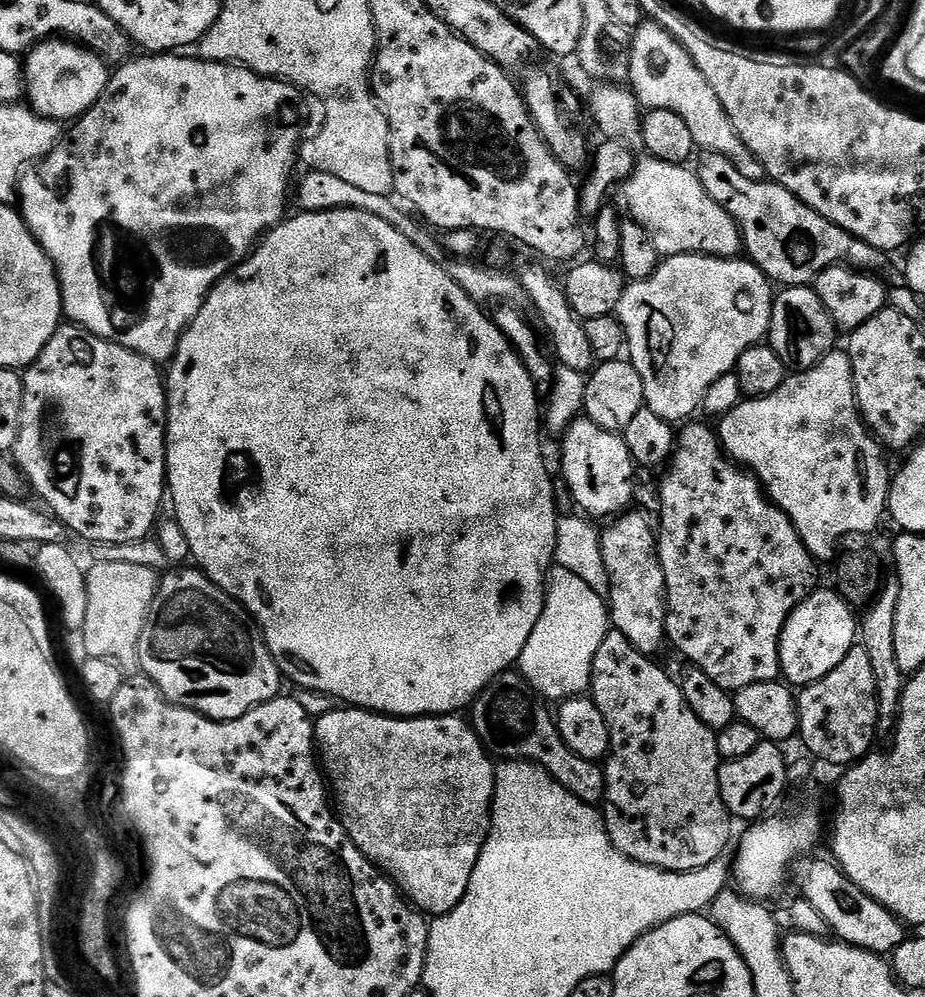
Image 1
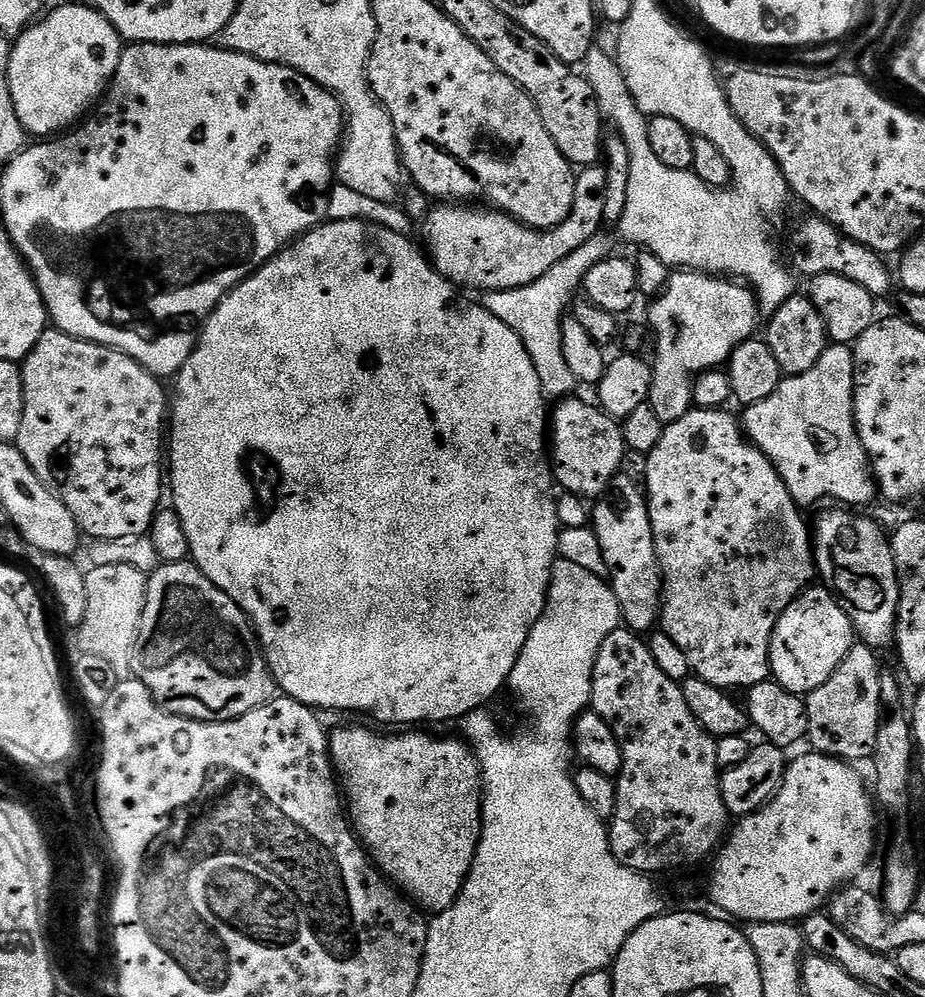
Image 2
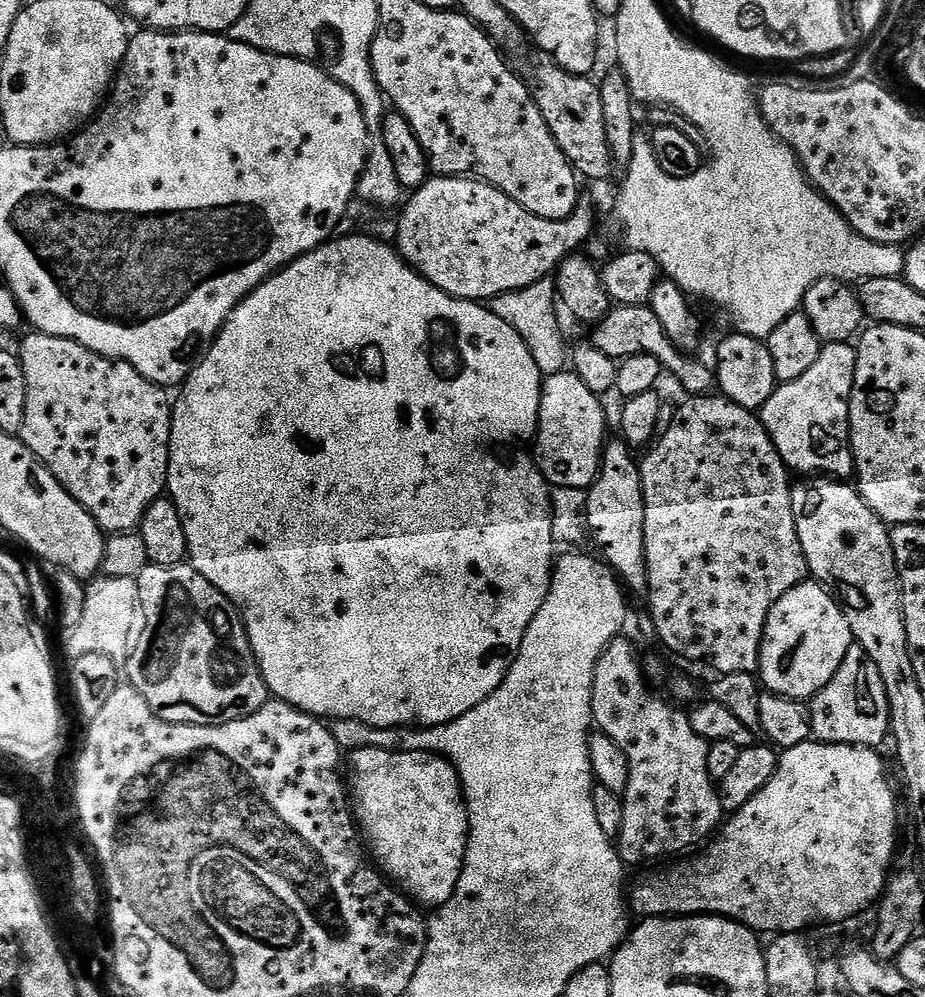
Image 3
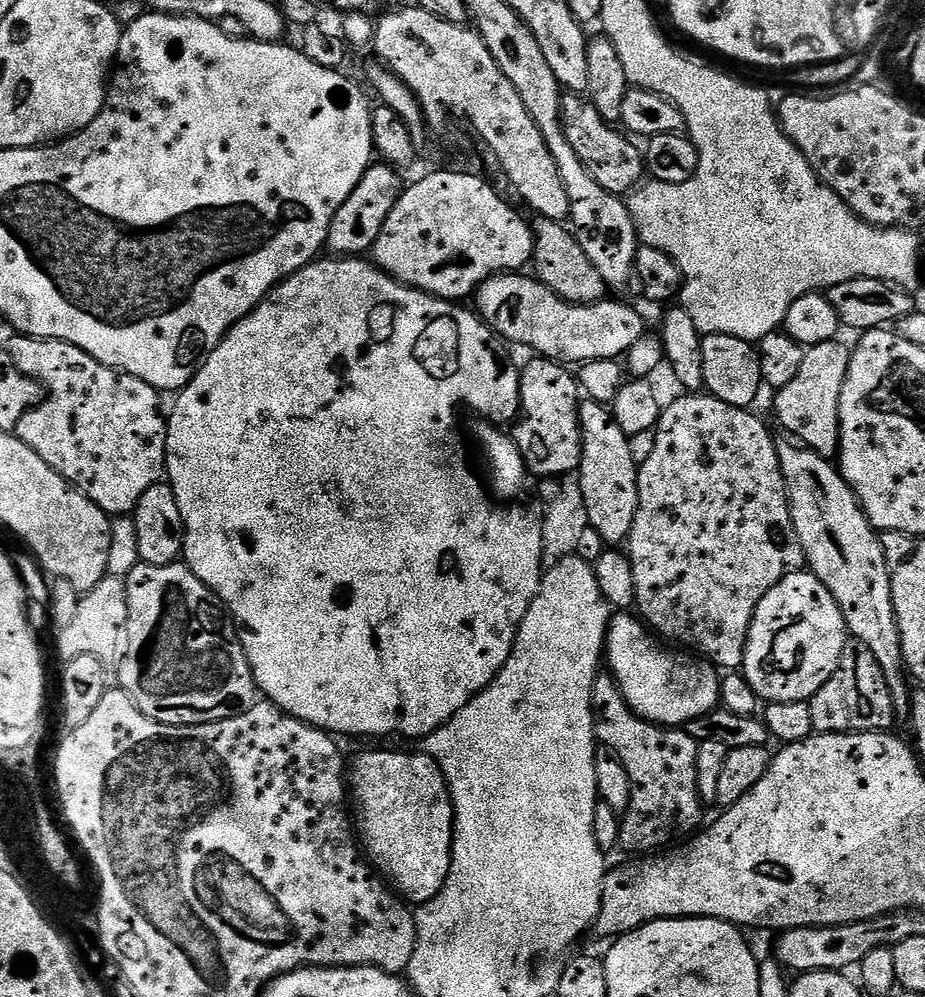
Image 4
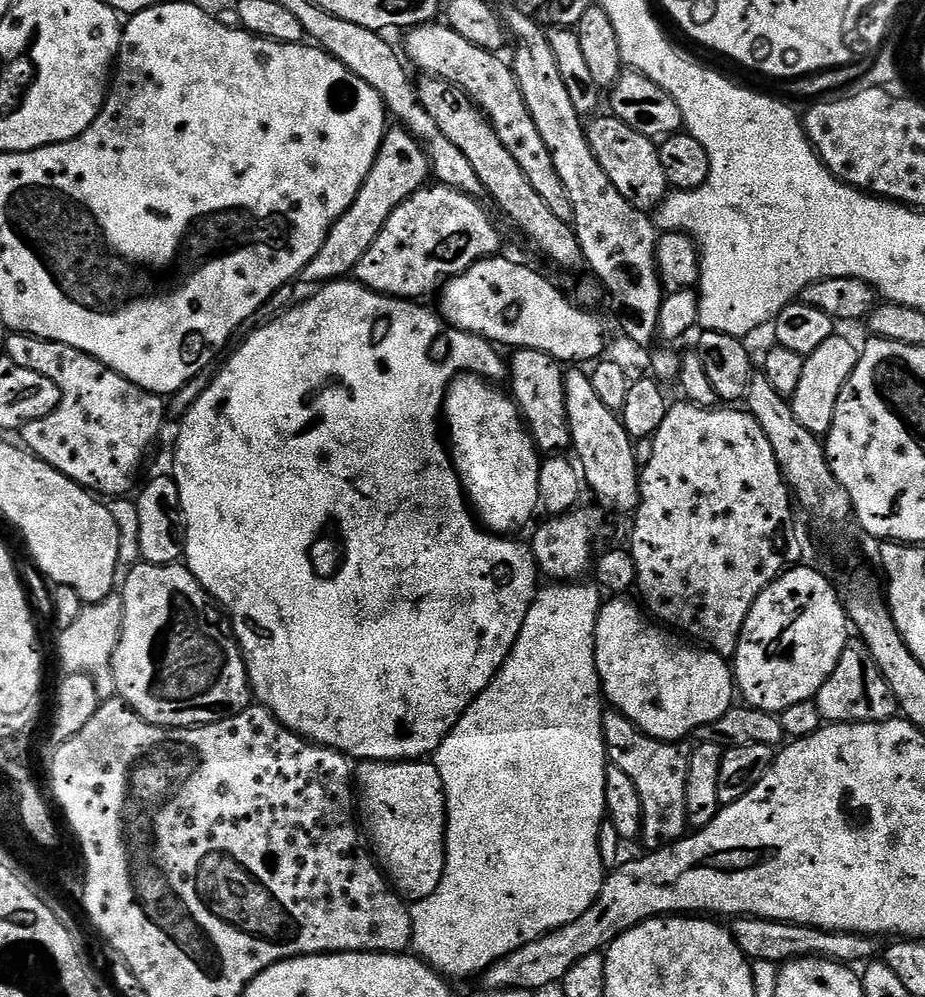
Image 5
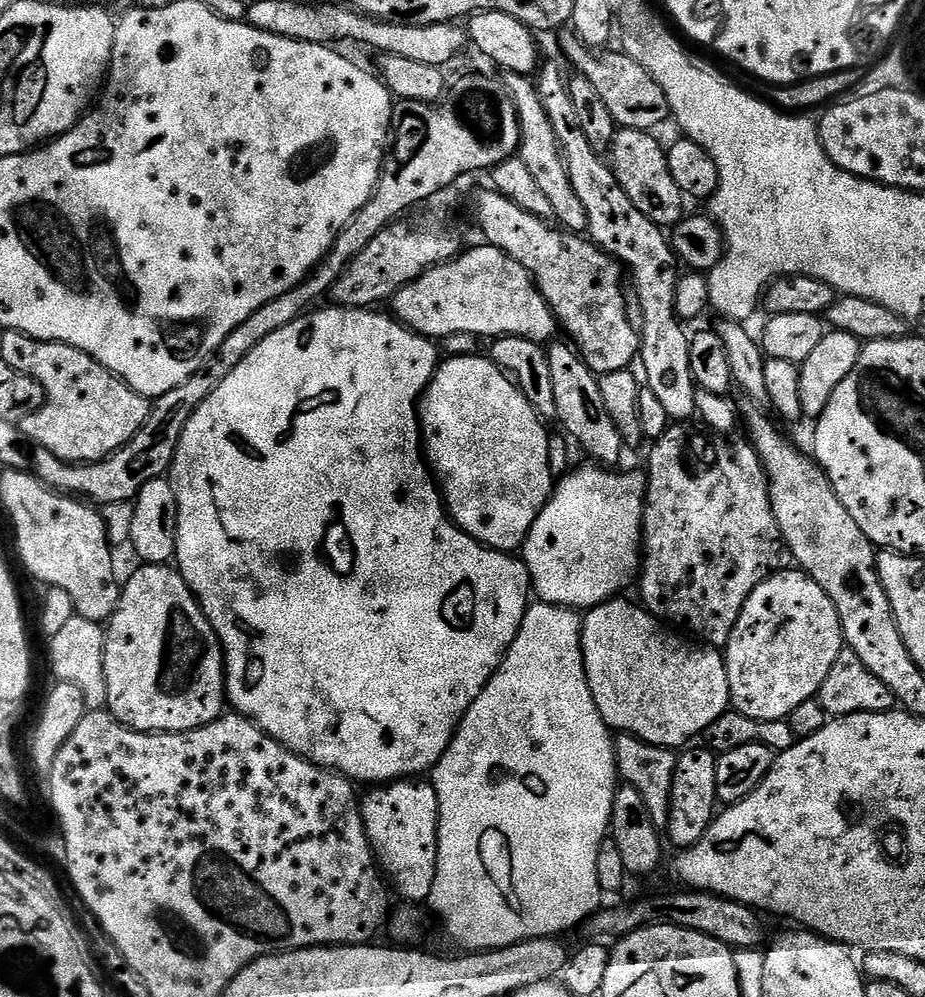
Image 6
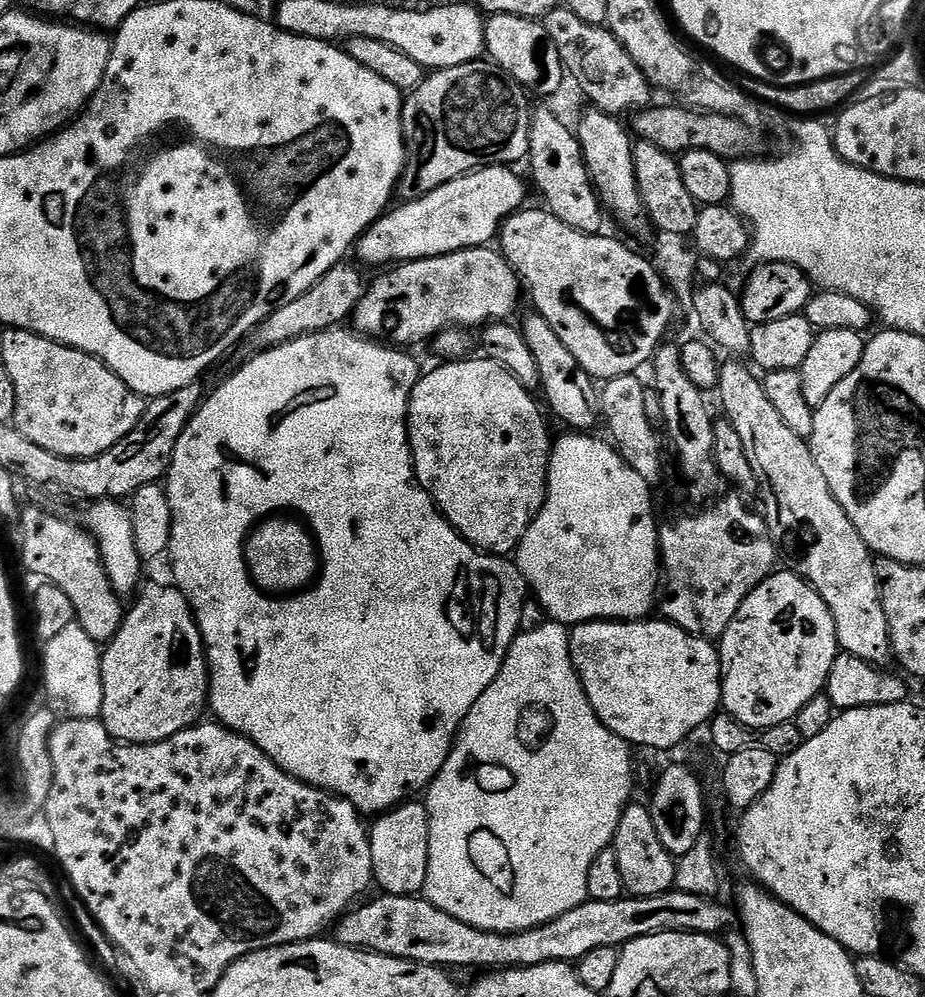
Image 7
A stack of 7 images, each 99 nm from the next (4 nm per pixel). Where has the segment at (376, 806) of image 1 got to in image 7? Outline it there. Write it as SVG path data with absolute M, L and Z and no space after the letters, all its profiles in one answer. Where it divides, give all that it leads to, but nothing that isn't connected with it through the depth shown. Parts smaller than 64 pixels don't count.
M405 802L377 815L370 824L368 841L372 859L372 879L381 893L414 896L423 893L426 866L430 860L428 809L420 802Z

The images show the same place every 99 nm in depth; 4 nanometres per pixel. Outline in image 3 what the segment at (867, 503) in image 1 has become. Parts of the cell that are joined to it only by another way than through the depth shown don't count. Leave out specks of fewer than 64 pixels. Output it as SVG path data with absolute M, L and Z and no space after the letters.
M825 343L818 354L818 362L814 362L802 378L780 384L776 393L758 409L759 418L778 454L793 473L823 474L828 478L853 475L852 449L848 443L848 403L852 397L855 369L856 349L851 343Z

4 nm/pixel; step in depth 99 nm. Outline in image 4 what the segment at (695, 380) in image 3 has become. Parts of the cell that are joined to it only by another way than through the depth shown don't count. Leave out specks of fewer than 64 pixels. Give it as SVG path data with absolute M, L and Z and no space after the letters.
M501 274L484 281L475 293L475 307L479 315L491 325L493 332L505 341L525 344L541 357L567 362L572 366L583 366L590 360L614 360L627 354L646 333L644 316L628 304L619 304L613 298L599 300L597 304L569 304L554 290L550 290L538 278L532 280L528 274Z

